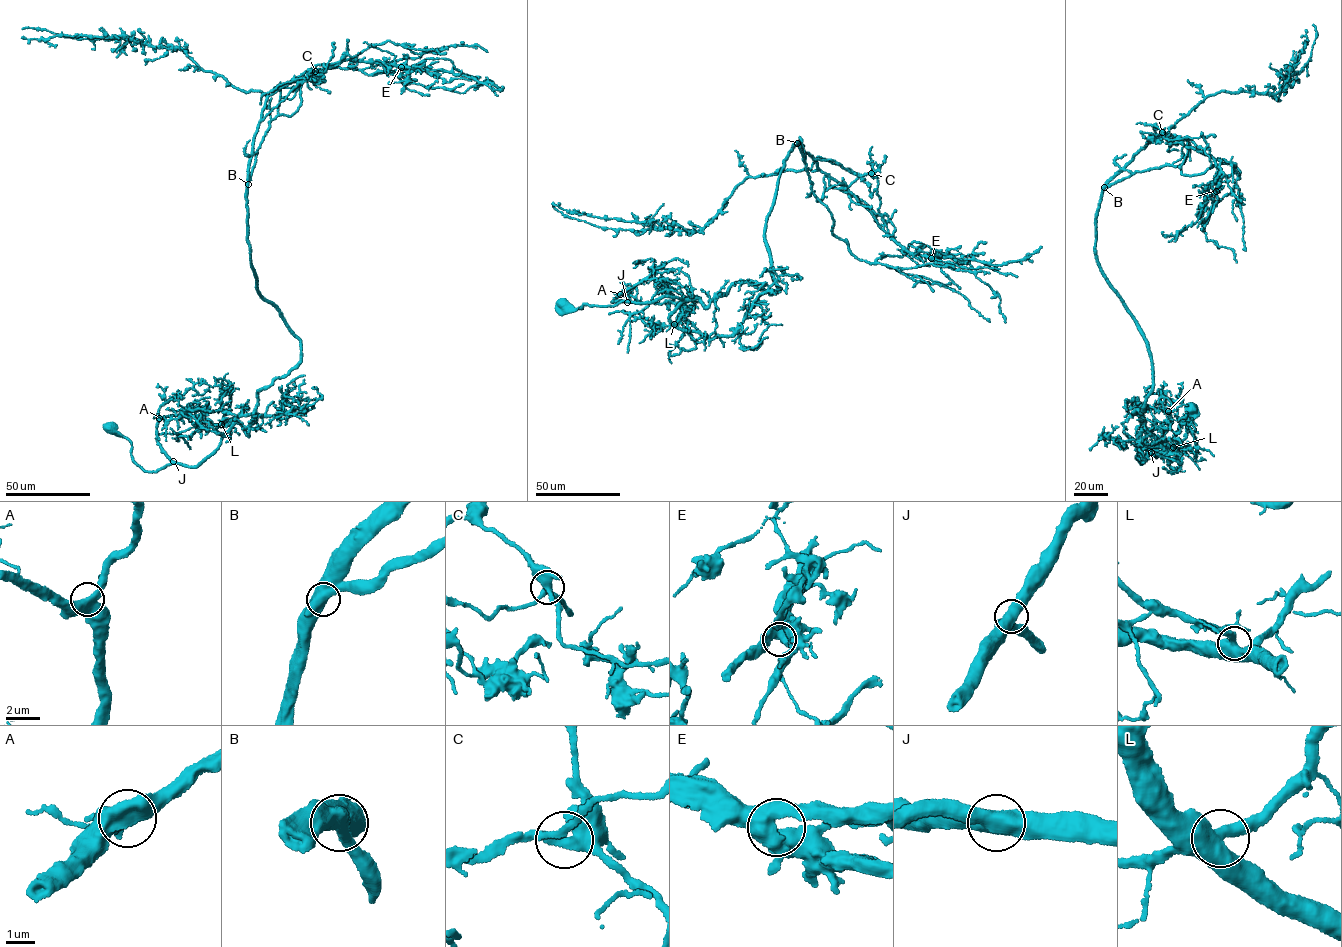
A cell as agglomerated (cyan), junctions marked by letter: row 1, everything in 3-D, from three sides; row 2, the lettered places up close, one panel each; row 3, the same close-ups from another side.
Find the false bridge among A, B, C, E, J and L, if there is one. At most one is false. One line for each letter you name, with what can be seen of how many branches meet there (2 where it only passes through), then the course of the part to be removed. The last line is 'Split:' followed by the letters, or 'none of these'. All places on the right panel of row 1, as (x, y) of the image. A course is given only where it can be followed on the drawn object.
B: 2 | (1104, 187), (1163, 166), (1194, 176), (1234, 164), (1233, 191), (1203, 229), (1236, 262)
Split: B

